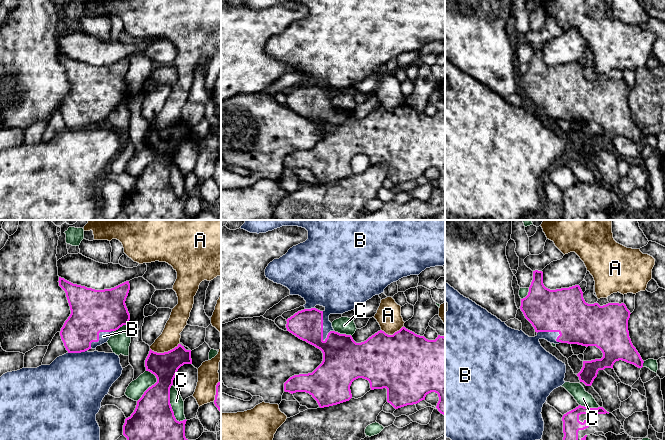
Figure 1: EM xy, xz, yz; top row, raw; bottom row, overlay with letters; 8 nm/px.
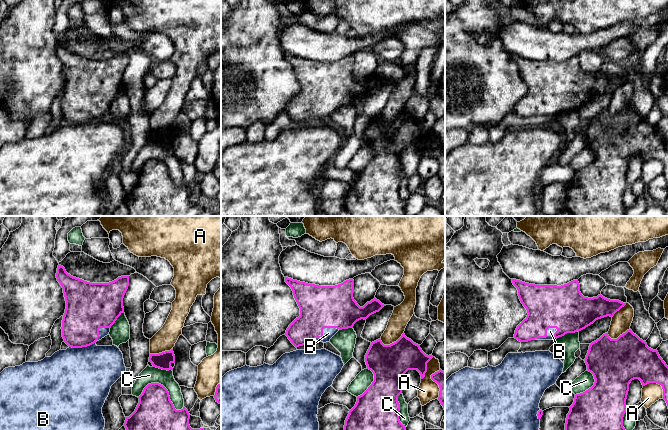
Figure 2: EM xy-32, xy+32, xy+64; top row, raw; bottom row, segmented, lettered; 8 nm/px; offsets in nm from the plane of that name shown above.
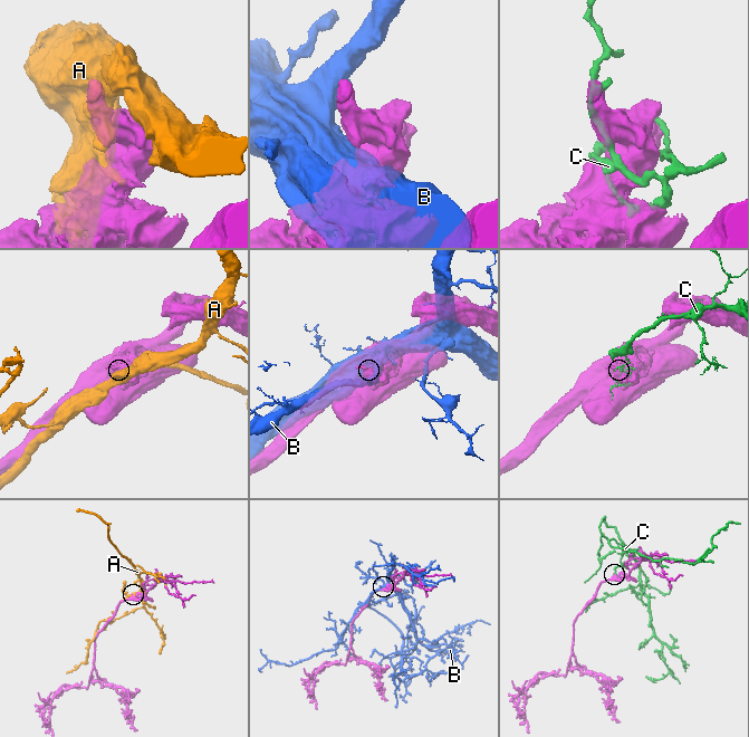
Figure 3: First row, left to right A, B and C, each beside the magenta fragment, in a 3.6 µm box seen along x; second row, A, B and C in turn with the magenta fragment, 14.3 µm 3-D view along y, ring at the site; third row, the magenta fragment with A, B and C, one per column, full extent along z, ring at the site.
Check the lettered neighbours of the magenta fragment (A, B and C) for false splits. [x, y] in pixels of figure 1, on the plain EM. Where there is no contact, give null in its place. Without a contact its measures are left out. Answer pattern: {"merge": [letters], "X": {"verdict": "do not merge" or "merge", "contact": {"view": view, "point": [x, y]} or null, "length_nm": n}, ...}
{"merge": [], "A": {"verdict": "do not merge", "contact": {"view": "xy", "point": [164, 128]}, "length_nm": 240}, "B": {"verdict": "do not merge", "contact": {"view": "xz", "point": [322, 102]}, "length_nm": 240}, "C": {"verdict": "do not merge", "contact": {"view": "xy", "point": [169, 179]}, "length_nm": 320}}

